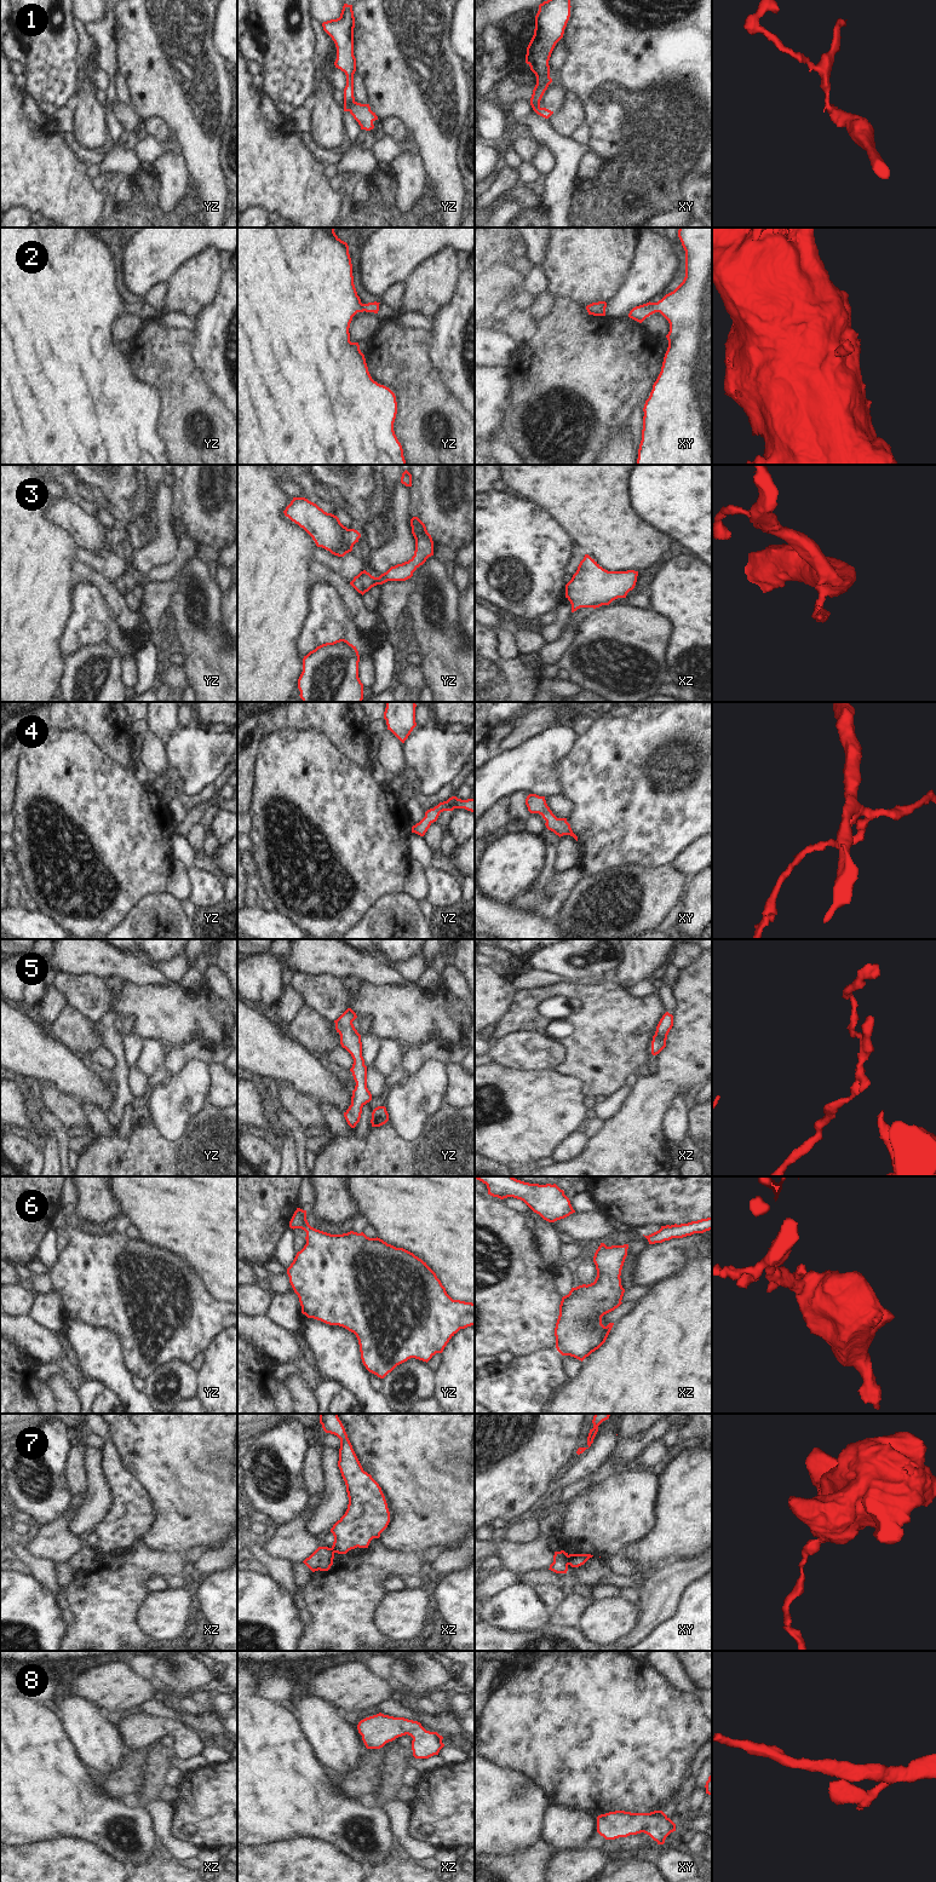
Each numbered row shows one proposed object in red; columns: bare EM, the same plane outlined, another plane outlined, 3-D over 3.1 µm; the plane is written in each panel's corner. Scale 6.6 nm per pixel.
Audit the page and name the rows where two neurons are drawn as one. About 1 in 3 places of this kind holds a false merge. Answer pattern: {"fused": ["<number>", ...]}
{"fused": ["1", "7"]}

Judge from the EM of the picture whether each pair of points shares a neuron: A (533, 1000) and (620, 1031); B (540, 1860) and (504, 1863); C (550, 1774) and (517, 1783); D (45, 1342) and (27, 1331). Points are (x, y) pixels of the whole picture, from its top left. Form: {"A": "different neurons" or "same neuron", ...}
{"A": "same neuron", "B": "same neuron", "C": "different neurons", "D": "same neuron"}

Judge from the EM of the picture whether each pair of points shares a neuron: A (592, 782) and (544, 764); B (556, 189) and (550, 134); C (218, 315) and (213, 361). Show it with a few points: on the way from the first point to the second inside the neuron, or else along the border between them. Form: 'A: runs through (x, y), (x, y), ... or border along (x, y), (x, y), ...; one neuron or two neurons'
A: border along (573, 744), (562, 758), (558, 767), (560, 790); two neurons
B: runs through (561, 176), (561, 148); one neuron
C: runs through (218, 326), (218, 350); one neuron

